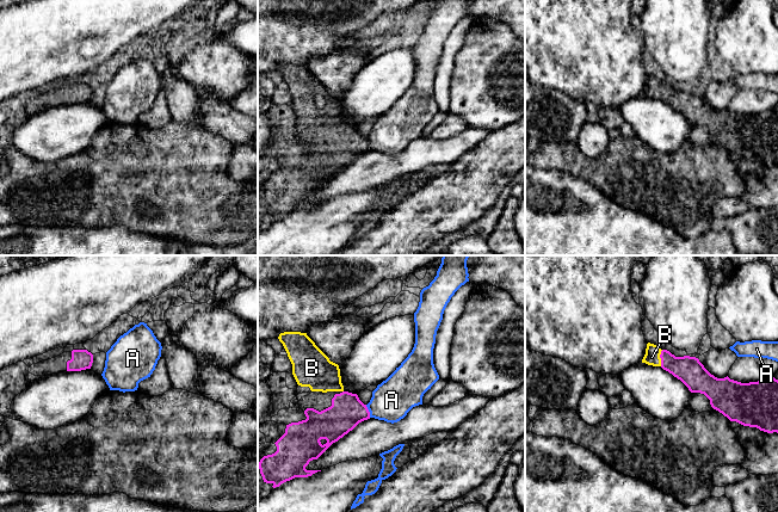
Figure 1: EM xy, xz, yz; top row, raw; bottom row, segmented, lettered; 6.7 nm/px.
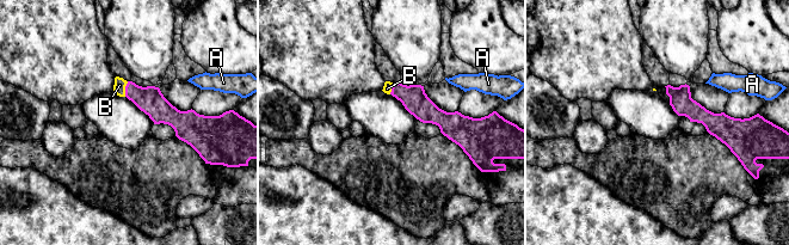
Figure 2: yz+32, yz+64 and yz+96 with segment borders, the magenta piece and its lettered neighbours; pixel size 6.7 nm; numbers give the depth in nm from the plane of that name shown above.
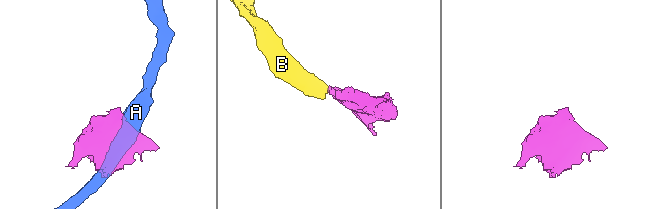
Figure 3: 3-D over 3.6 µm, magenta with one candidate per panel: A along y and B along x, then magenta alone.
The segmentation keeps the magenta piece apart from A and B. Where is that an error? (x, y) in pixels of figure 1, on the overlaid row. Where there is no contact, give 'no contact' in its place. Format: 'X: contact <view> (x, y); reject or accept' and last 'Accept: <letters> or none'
A: contact xz (368, 411); reject
B: contact yz (660, 357); accept
Accept: B

